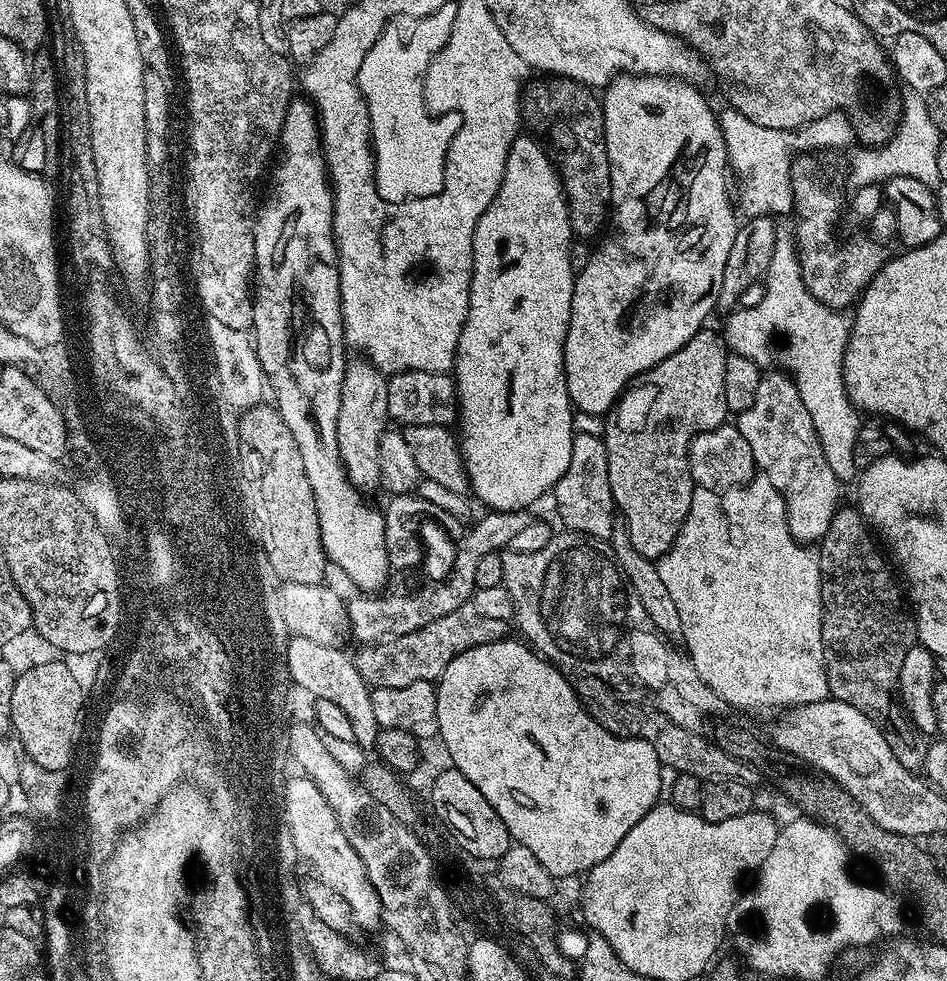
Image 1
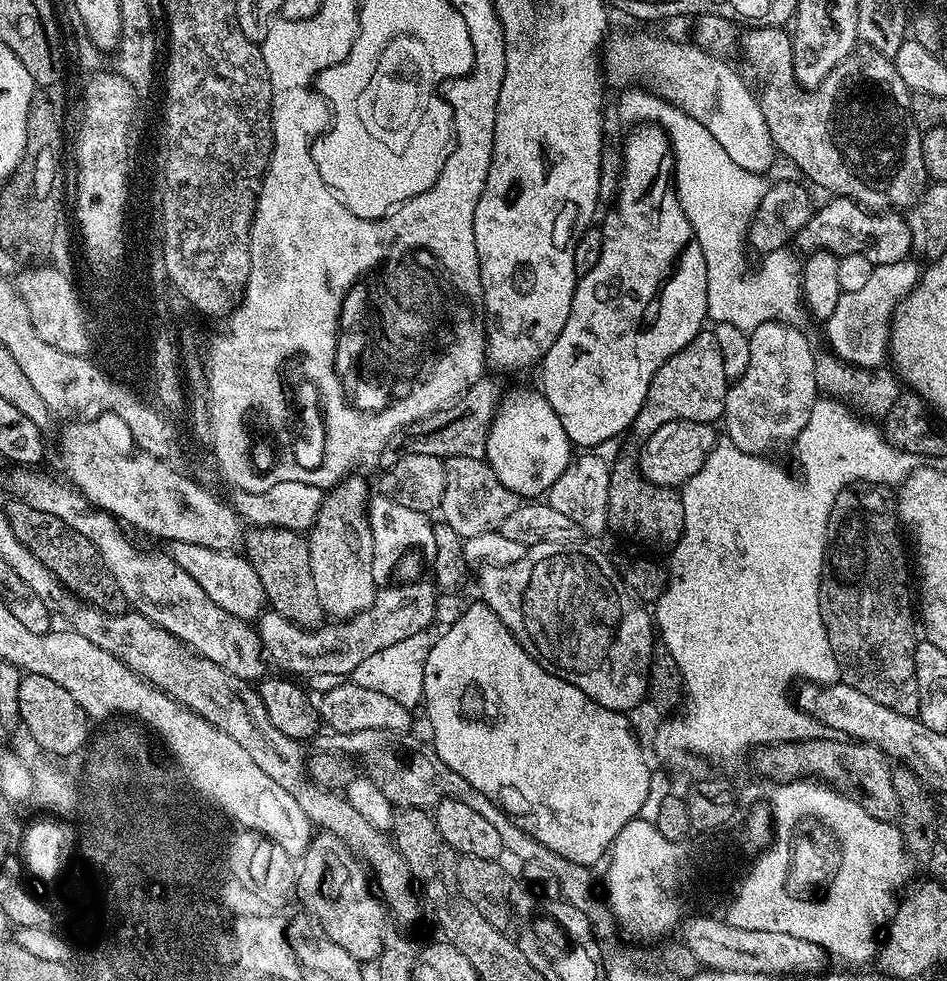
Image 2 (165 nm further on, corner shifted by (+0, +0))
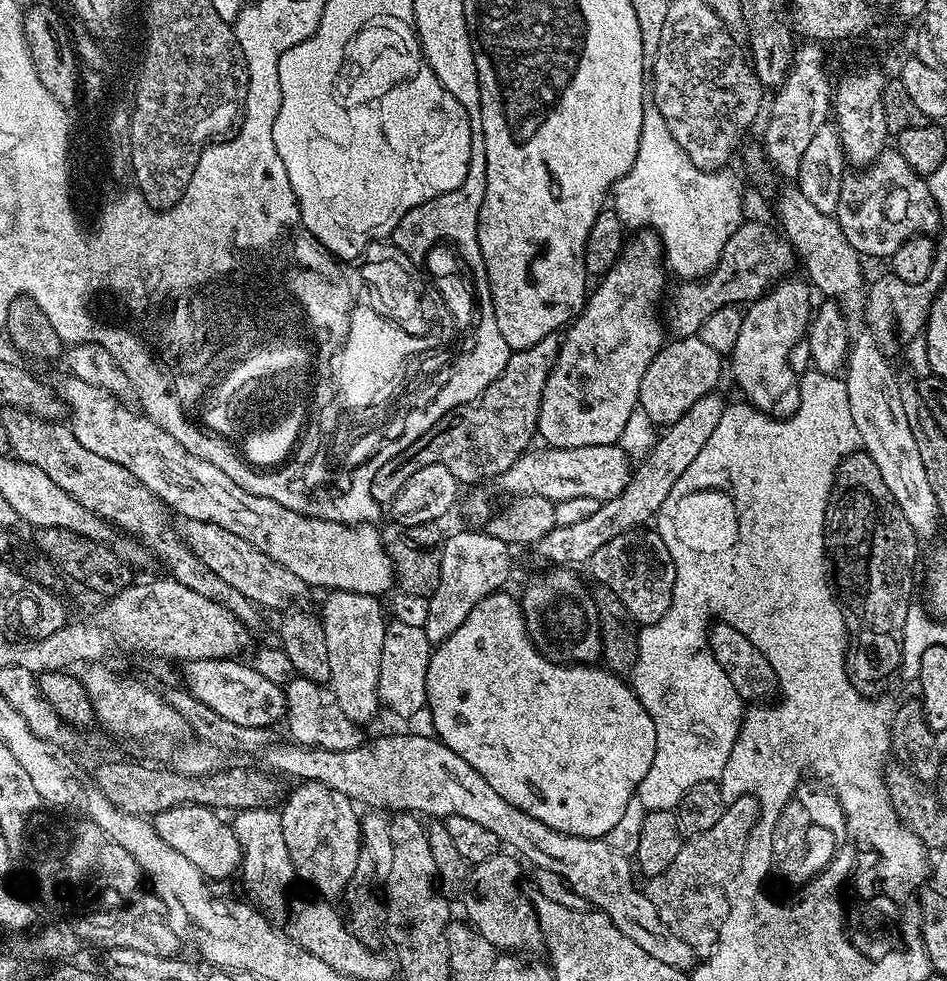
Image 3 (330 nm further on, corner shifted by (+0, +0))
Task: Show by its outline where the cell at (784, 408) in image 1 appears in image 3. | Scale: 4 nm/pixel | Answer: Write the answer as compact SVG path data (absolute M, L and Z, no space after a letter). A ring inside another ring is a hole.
M792 279L773 284L759 300L747 305L738 342L730 353L732 376L744 391L743 399L758 411L776 418L786 417L796 409L798 376L792 372L787 356L805 335L814 312L814 304L808 301L809 285L803 279Z

